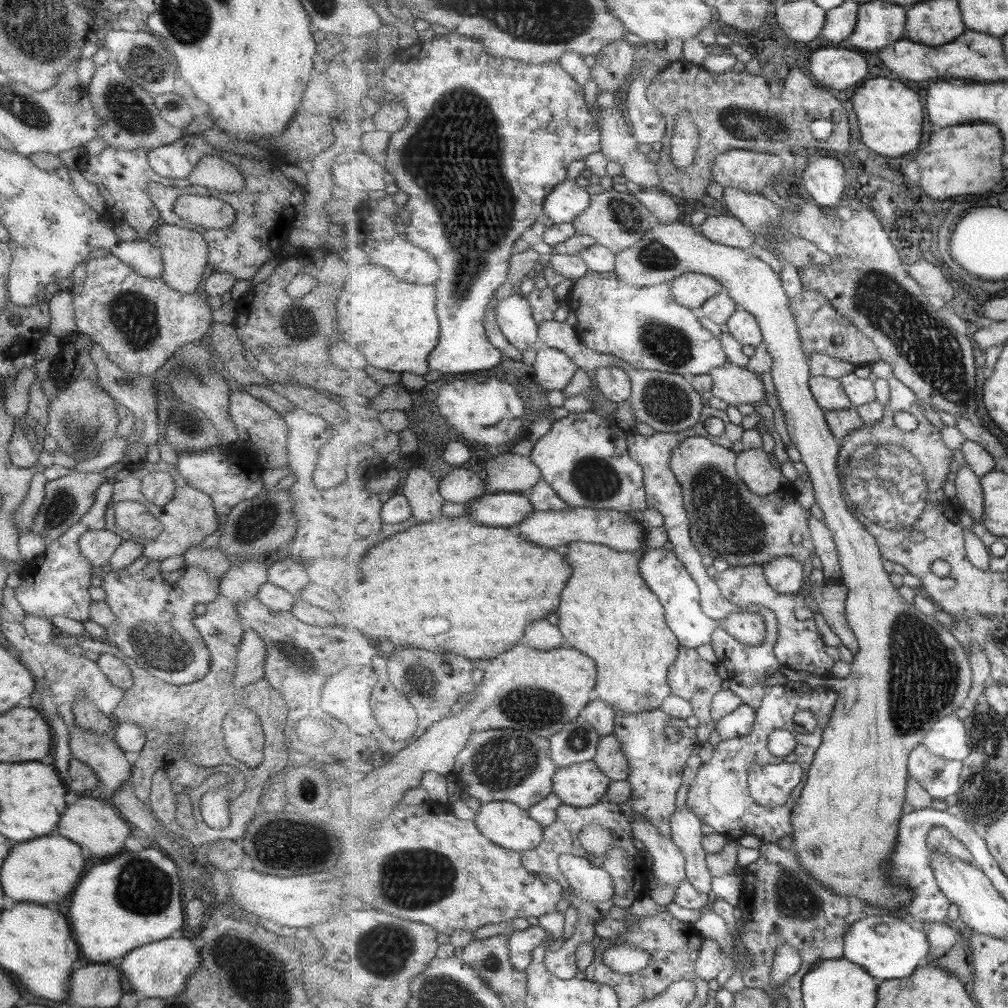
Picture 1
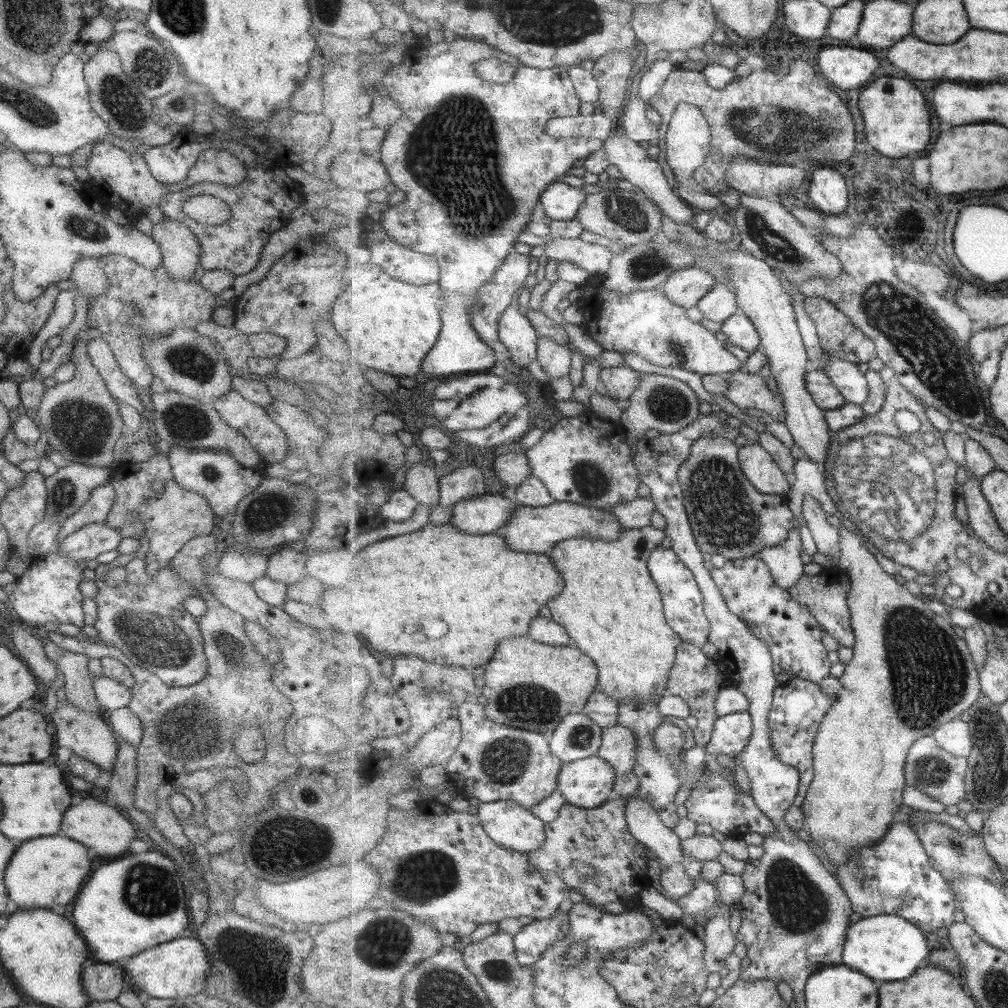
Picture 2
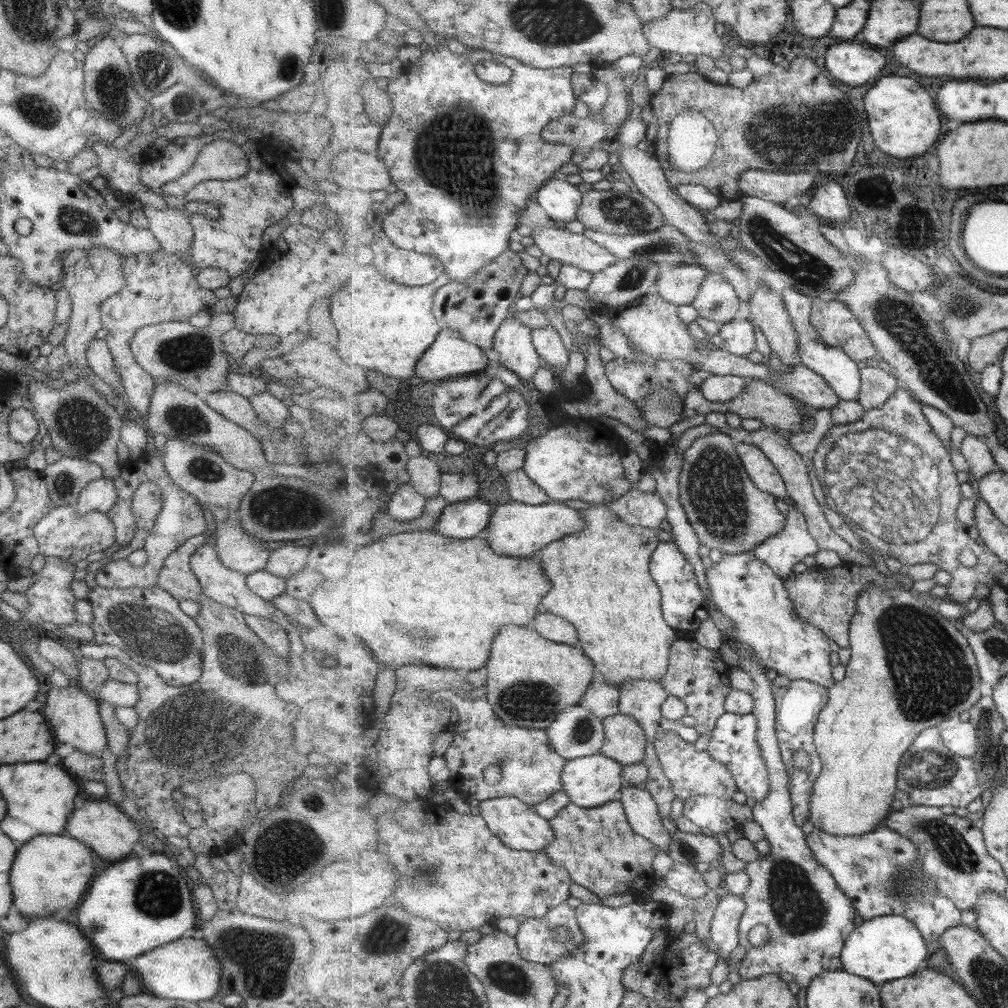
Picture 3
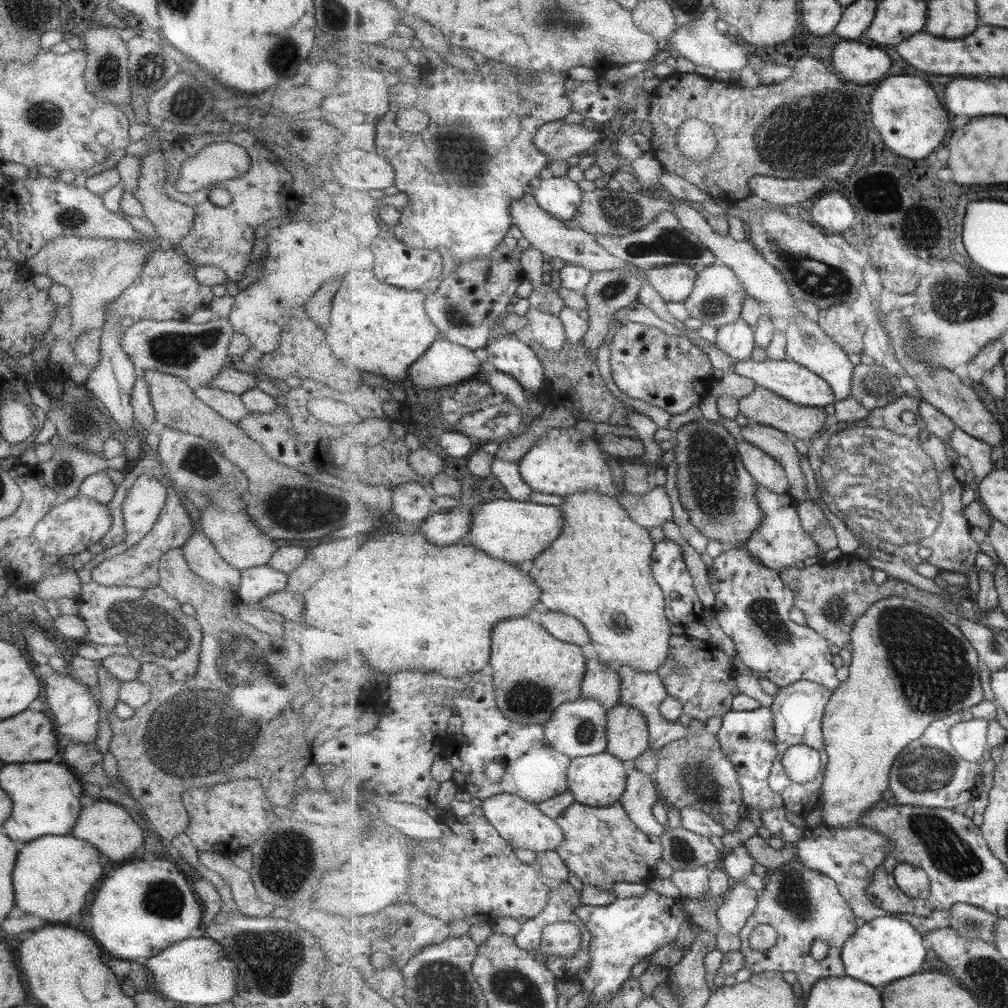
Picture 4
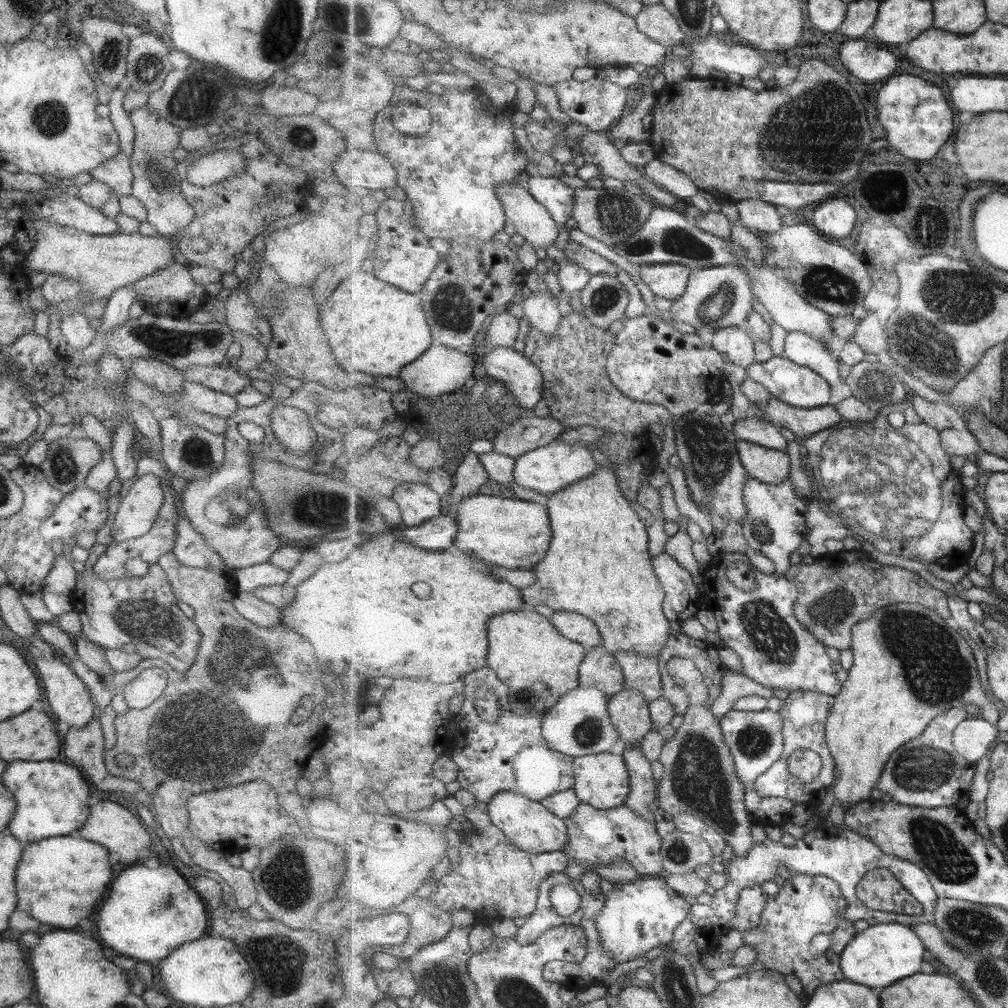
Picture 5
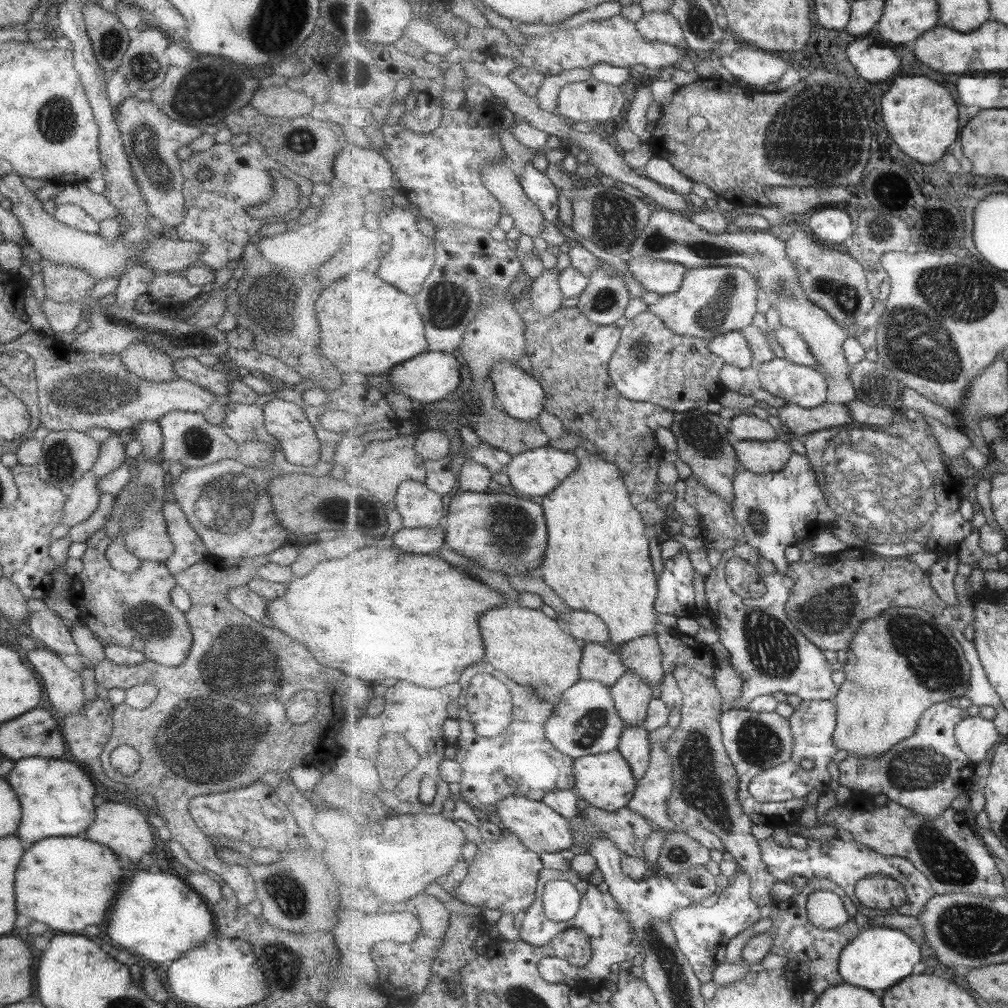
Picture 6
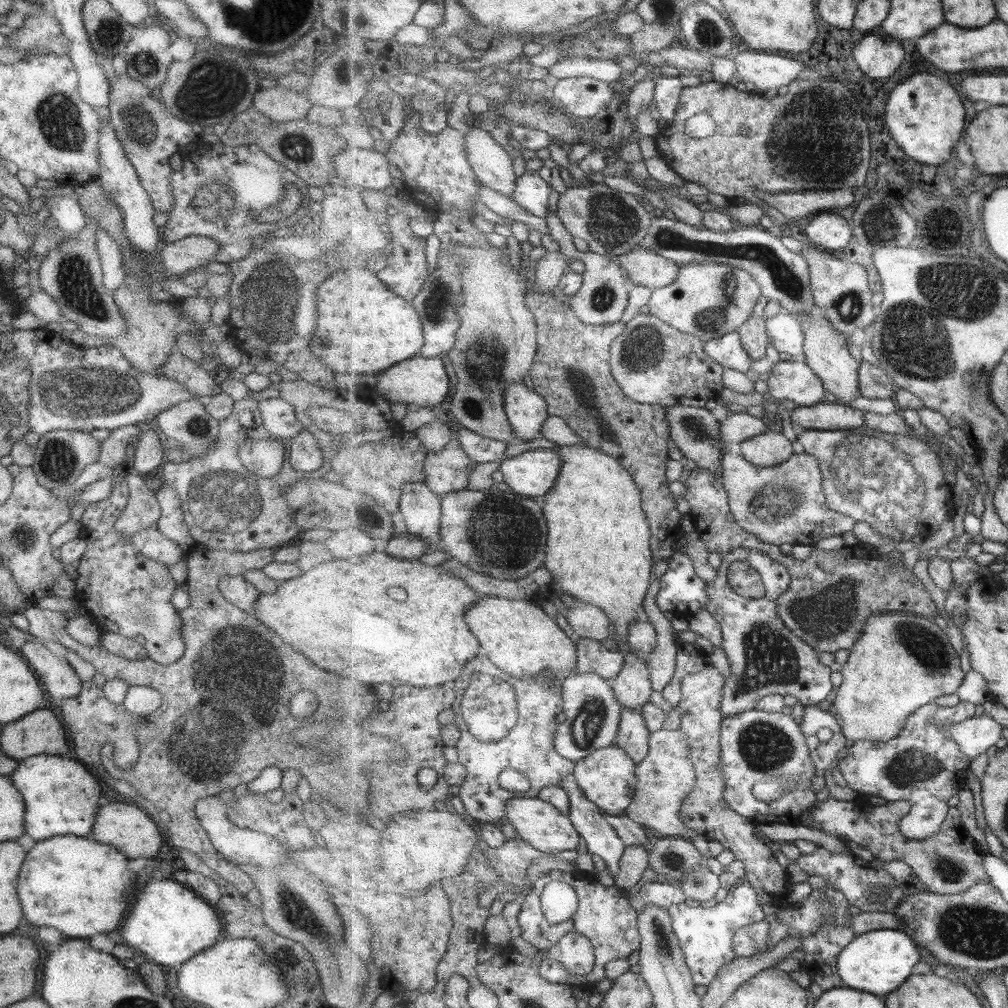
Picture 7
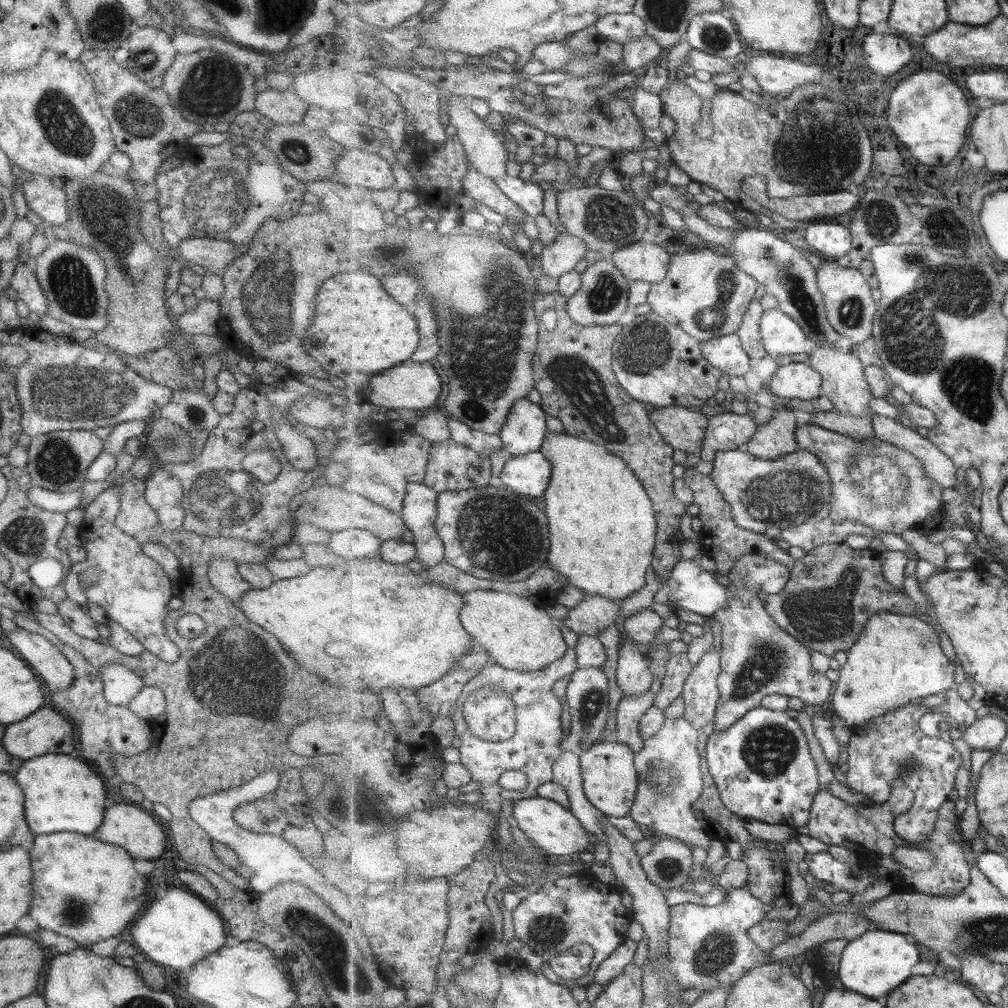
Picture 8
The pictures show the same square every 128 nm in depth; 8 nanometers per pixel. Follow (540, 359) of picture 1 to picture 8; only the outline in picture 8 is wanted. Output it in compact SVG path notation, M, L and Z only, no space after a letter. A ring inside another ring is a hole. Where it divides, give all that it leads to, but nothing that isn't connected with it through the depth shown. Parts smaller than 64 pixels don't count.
M561 233L553 244L546 246L541 255L543 272L549 276L563 276L566 272L577 268L585 259L588 248L579 235Z

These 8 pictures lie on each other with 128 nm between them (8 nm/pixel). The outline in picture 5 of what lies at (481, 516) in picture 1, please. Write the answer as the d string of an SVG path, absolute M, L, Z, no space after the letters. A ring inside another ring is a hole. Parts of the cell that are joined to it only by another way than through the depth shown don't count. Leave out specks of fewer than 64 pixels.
M450 513L439 515L421 526L401 527L398 531L405 542L425 550L443 551L455 544L459 525L454 519L454 513Z

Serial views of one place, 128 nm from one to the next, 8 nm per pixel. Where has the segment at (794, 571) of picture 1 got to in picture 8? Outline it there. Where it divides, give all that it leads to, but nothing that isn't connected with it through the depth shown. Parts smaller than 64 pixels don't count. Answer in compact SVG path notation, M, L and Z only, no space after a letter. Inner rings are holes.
M800 449L793 454L780 456L776 459L762 459L756 457L749 451L722 450L717 451L714 456L713 471L709 474L715 481L718 491L726 498L732 506L735 522L744 529L767 535L773 540L782 538L790 546L799 546L805 553L809 553L823 544L845 543L849 534L863 534L872 530L843 530L841 524L829 516L831 512L832 498L834 498L834 482L826 464L814 452Z

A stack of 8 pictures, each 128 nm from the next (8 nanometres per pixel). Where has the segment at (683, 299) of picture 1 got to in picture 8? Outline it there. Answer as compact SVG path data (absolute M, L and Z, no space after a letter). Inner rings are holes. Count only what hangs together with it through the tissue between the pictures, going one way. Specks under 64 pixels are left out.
M651 238L619 248L610 257L615 266L631 281L660 283L669 272L671 254Z

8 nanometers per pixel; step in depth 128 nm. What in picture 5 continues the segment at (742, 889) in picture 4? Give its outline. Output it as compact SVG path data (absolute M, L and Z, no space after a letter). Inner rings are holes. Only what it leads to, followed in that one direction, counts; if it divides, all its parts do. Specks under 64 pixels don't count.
M755 884L753 888L743 888L739 898L739 908L736 917L731 922L731 932L747 931L760 924L762 914L767 908L770 893L763 890L763 885Z

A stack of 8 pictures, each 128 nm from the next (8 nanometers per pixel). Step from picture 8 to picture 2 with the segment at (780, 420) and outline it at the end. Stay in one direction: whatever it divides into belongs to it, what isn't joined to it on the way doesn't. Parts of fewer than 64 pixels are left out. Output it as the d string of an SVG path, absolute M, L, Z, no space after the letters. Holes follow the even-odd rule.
M761 443L743 445L738 451L743 472L759 492L786 496L792 489L792 479L783 472Z

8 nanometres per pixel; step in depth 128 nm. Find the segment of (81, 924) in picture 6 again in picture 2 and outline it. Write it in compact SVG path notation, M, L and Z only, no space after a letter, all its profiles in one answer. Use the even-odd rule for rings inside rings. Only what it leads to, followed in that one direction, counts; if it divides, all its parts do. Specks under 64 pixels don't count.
M43 836L25 840L11 856L5 868L5 888L7 896L19 908L49 908L51 904L69 904L85 882L91 870L91 860L87 858L87 848L75 840L63 836Z

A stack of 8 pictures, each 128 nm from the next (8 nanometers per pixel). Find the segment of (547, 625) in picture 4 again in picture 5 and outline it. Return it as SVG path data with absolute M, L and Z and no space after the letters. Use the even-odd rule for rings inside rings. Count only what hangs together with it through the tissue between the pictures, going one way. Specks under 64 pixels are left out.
M565 610L554 612L550 617L551 624L559 629L565 636L575 642L579 642L586 650L603 645L603 637L597 624L575 612L567 612Z

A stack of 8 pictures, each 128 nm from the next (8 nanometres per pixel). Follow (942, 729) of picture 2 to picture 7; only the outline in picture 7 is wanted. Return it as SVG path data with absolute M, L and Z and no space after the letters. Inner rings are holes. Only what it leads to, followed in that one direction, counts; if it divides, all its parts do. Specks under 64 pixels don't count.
M984 714L978 718L950 724L948 730L951 738L955 739L962 751L972 759L994 749L995 744L1003 738L1003 726Z

